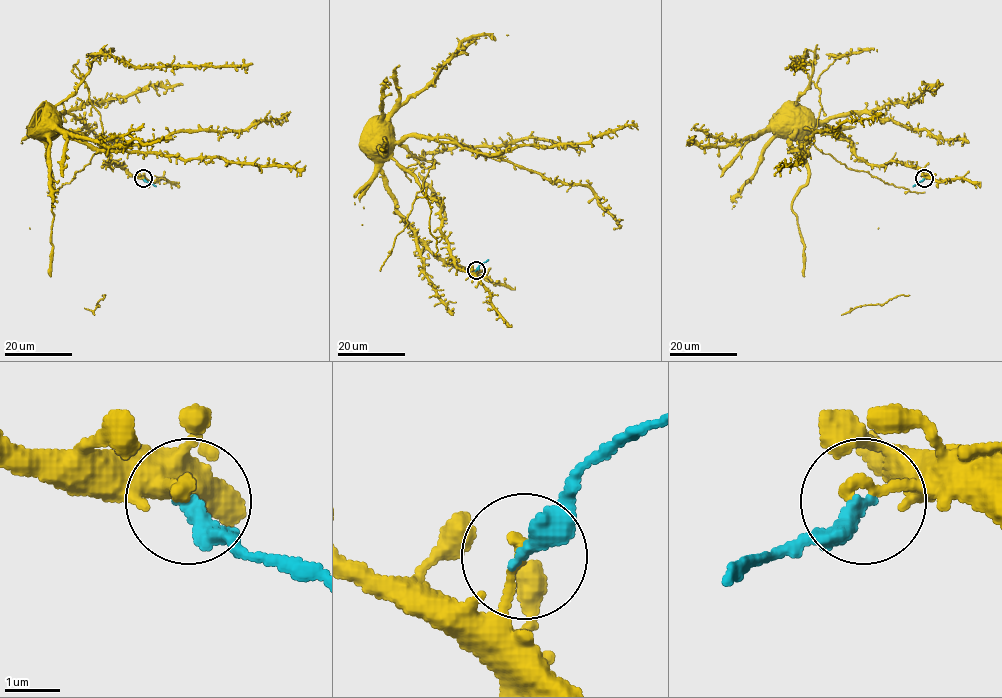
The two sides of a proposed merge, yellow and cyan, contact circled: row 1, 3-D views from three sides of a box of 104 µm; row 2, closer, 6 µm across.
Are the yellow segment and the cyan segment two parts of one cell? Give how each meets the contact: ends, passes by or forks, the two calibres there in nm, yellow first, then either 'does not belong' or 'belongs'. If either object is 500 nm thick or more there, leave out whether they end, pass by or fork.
yellow ends there; cyan ends there; 240 nm thick on the yellow side, 360 nm on the other; does not belong

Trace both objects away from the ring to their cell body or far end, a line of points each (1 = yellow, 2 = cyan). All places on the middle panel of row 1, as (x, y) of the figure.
1: (475, 270), (468, 273), (455, 263), (441, 230), (442, 203), (423, 192), (414, 176), (383, 153)
2: (475, 270), (488, 259)

